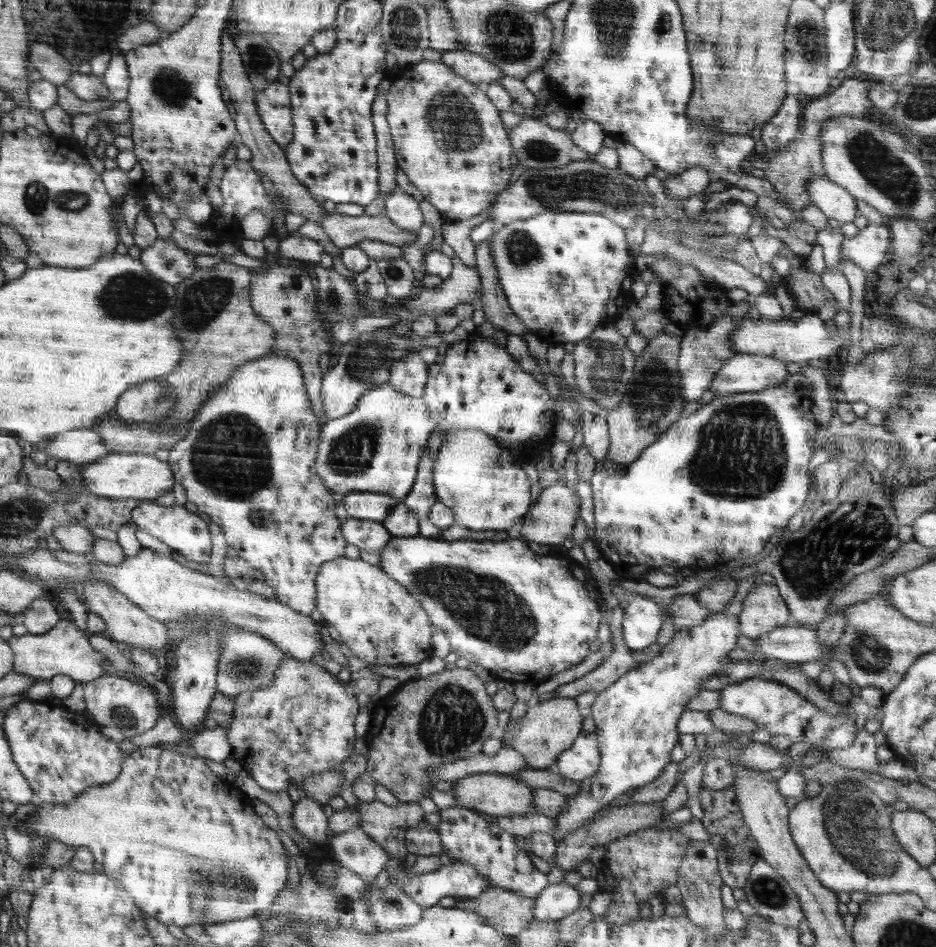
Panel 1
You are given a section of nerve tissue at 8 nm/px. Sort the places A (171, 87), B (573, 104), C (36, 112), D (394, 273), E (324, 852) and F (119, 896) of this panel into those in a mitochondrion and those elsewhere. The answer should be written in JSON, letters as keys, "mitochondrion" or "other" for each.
{"A":"mitochondrion","B":"other","C":"other","D":"mitochondrion","E":"other","F":"other"}

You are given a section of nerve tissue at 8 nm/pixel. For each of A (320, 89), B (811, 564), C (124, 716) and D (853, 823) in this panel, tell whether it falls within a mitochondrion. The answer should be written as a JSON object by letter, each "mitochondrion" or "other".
{"A":"other","B":"mitochondrion","C":"mitochondrion","D":"mitochondrion"}

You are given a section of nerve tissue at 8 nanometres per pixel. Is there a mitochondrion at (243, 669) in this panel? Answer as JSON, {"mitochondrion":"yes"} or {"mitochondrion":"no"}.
{"mitochondrion":"yes"}

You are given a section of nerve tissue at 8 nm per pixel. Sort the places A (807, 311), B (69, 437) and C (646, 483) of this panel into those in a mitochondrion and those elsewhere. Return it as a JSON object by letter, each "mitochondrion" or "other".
{"A":"other","B":"other","C":"other"}

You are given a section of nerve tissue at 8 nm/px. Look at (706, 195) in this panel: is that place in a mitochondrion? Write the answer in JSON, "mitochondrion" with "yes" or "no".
{"mitochondrion":"no"}

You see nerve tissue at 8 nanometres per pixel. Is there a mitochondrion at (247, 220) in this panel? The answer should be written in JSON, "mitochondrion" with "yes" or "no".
{"mitochondrion":"no"}

